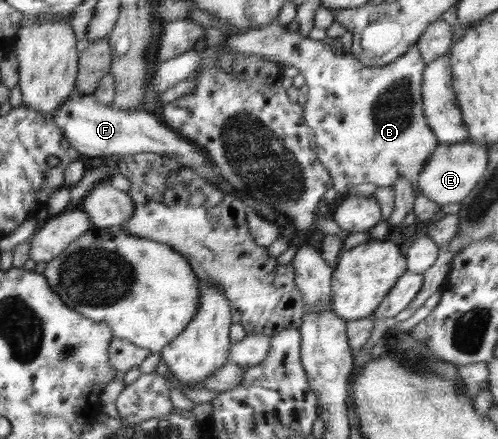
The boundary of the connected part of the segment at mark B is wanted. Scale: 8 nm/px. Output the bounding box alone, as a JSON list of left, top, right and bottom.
[225,21,441,224]

